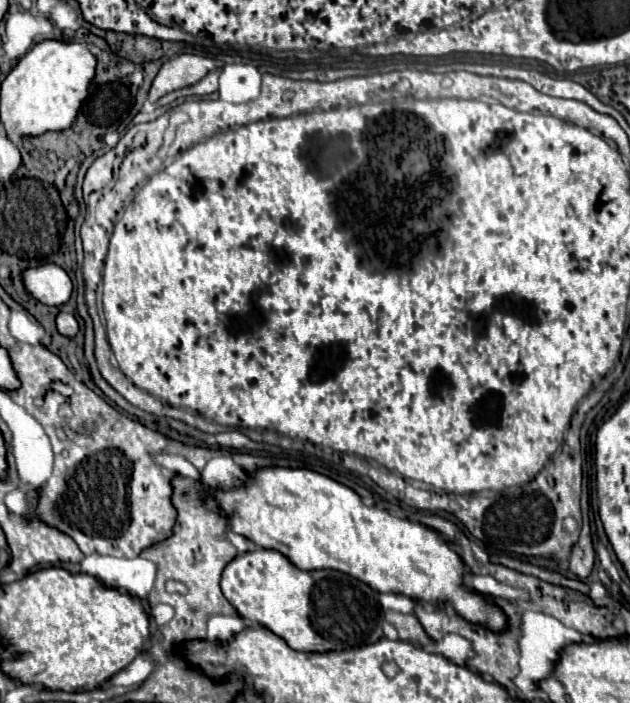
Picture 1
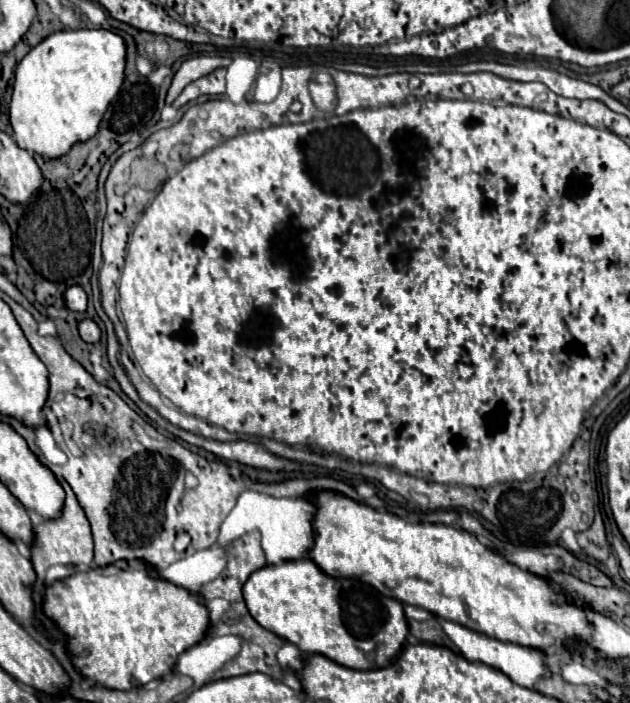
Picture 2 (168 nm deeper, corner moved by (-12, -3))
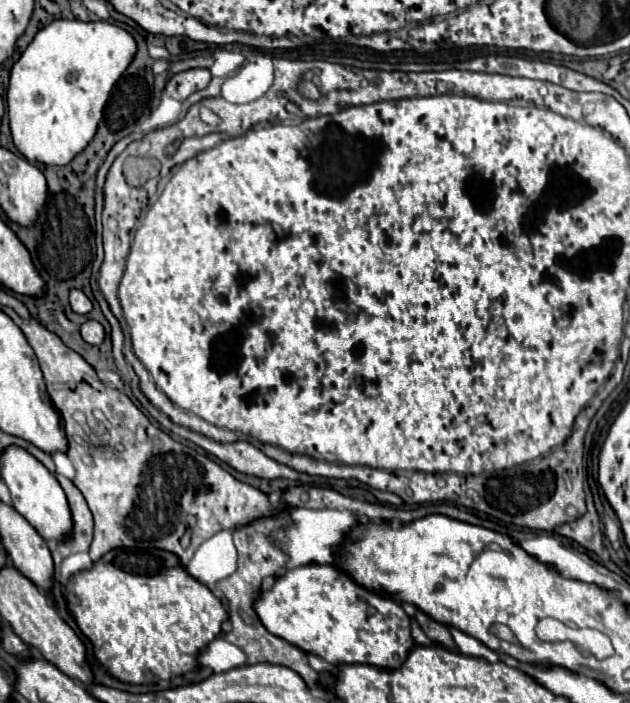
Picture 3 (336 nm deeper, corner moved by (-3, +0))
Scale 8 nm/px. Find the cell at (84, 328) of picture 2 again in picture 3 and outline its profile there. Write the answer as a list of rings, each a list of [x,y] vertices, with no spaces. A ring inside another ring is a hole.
[[[87,320],[81,326],[81,336],[83,336],[85,342],[99,346],[105,340],[105,328],[99,322],[95,322],[95,320]]]

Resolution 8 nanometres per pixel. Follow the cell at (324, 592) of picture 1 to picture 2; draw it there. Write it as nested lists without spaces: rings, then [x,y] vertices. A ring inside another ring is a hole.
[[[292,559],[280,565],[264,565],[254,571],[242,587],[242,595],[250,615],[268,631],[276,633],[278,637],[290,641],[304,653],[318,653],[332,659],[338,665],[350,669],[380,669],[390,665],[398,651],[402,649],[408,633],[406,615],[402,611],[402,603],[384,597],[374,587],[356,581],[356,579],[332,579],[324,575],[312,559]]]

